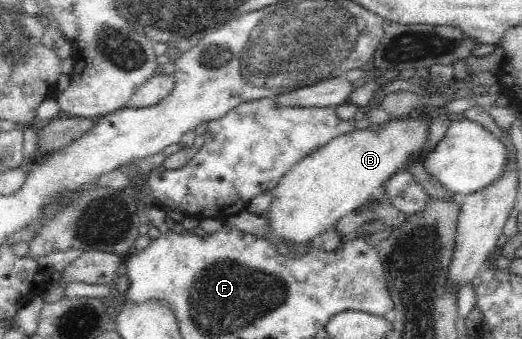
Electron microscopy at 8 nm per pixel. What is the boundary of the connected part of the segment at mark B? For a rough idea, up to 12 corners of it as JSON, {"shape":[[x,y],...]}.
{"shape":[[429,116],[389,117],[293,164],[260,215],[300,245],[427,147]]}

